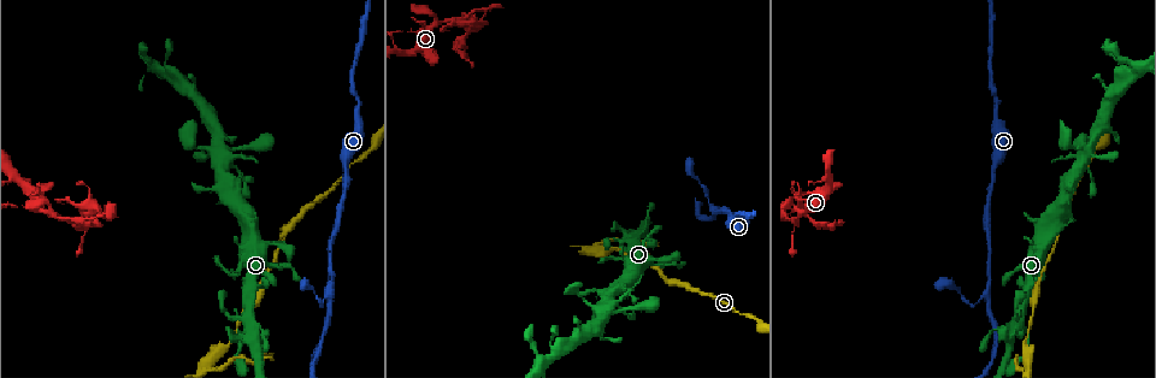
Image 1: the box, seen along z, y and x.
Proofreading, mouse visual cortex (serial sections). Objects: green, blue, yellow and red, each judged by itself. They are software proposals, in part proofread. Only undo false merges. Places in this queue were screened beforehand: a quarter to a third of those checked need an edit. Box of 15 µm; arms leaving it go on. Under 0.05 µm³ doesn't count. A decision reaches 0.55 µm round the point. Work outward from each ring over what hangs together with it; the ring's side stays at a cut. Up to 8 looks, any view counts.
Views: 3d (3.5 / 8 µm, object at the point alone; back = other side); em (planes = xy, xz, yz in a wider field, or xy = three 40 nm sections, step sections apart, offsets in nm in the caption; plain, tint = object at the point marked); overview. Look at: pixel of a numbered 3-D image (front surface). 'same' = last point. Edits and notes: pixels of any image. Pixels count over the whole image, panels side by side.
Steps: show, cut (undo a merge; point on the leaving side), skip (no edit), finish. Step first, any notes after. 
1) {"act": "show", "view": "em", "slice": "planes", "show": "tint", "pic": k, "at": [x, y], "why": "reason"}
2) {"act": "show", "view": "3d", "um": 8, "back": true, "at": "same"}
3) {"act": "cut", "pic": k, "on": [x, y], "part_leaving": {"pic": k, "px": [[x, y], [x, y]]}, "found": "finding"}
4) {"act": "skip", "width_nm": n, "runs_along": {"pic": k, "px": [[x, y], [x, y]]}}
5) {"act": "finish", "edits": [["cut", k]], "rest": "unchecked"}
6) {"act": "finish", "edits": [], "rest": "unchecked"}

{"act": "show", "view": "3d", "um": 3.5, "pic": 1, "at": [1020, 324], "why": "abrupt turn"}

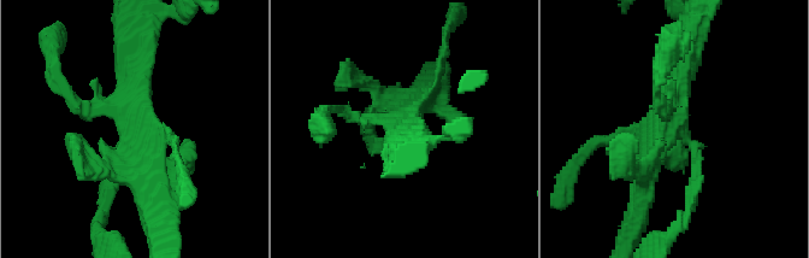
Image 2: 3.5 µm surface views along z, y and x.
{"act": "show", "view": "em", "slice": "xy", "step": 5, "show": "tint", "pic": 2, "at": [138, 122]}

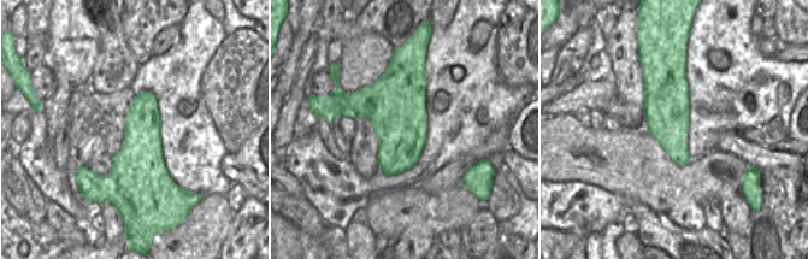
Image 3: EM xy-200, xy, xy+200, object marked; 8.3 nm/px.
{"act": "skip", "runs_along": {"pic": 2, "px": [[690, 46], [641, 194]]}, "found": "all the same cell"}

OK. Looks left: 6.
{"act": "show", "view": "3d", "um": 3.5, "pic": 1, "at": [211, 361], "why": "a fork"}

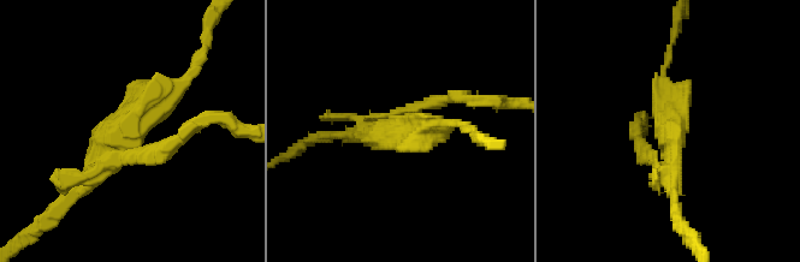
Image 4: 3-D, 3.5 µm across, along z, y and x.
{"act": "cut", "pic": 4, "on": [161, 159], "arm_widths_nm": [150, 200, 300], "part_leaving": {"pic": 4, "px": [[128, 153], [156, 153], [201, 120], [231, 124]]}, "found": "two cells meet here"}

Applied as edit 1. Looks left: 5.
{"act": "show", "view": "overview"}

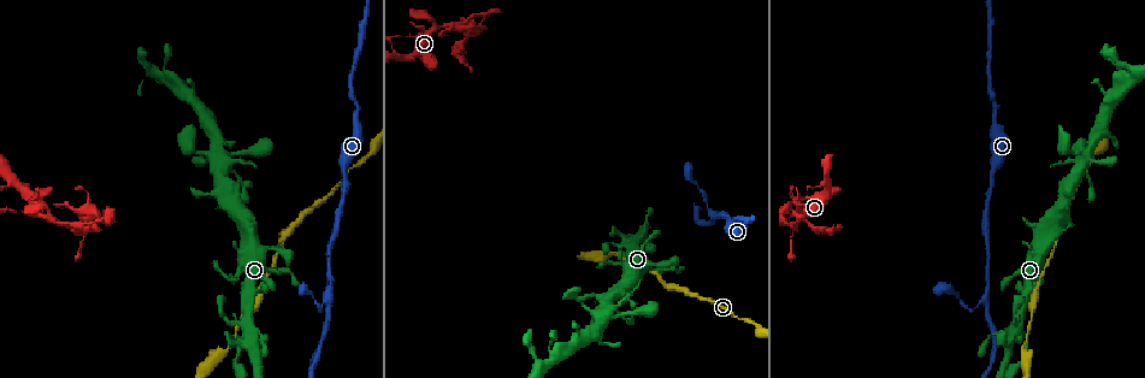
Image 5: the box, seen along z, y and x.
{"act": "show", "view": "3d", "um": 3.5, "pic": 5, "at": [986, 297], "why": "side arm on a straight run"}

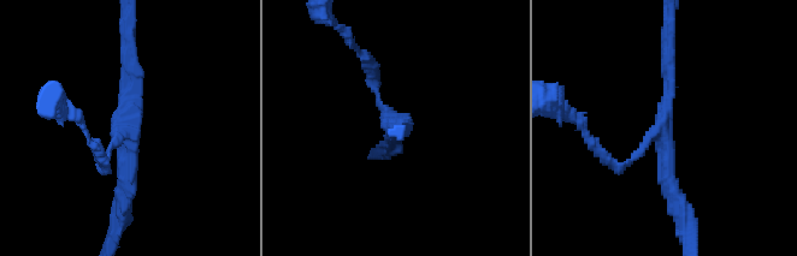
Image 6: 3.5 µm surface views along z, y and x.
{"act": "show", "view": "em", "slice": "planes", "show": "tint", "pic": 6, "at": [662, 129], "arms": 3, "arm_widths_nm": [100, 200, 200]}

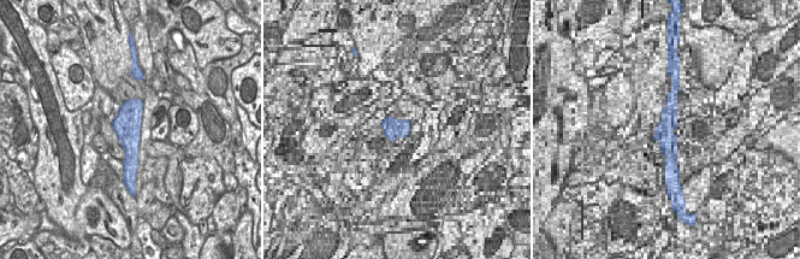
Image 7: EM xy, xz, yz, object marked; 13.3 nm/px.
{"act": "skip", "runs_along": {"pic": 6, "px": [[668, 53], [662, 148], [680, 208]]}, "found": "all the same cell"}

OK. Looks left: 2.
{"act": "finish", "edits": [["cut", 4]], "rest": "unchecked"}

